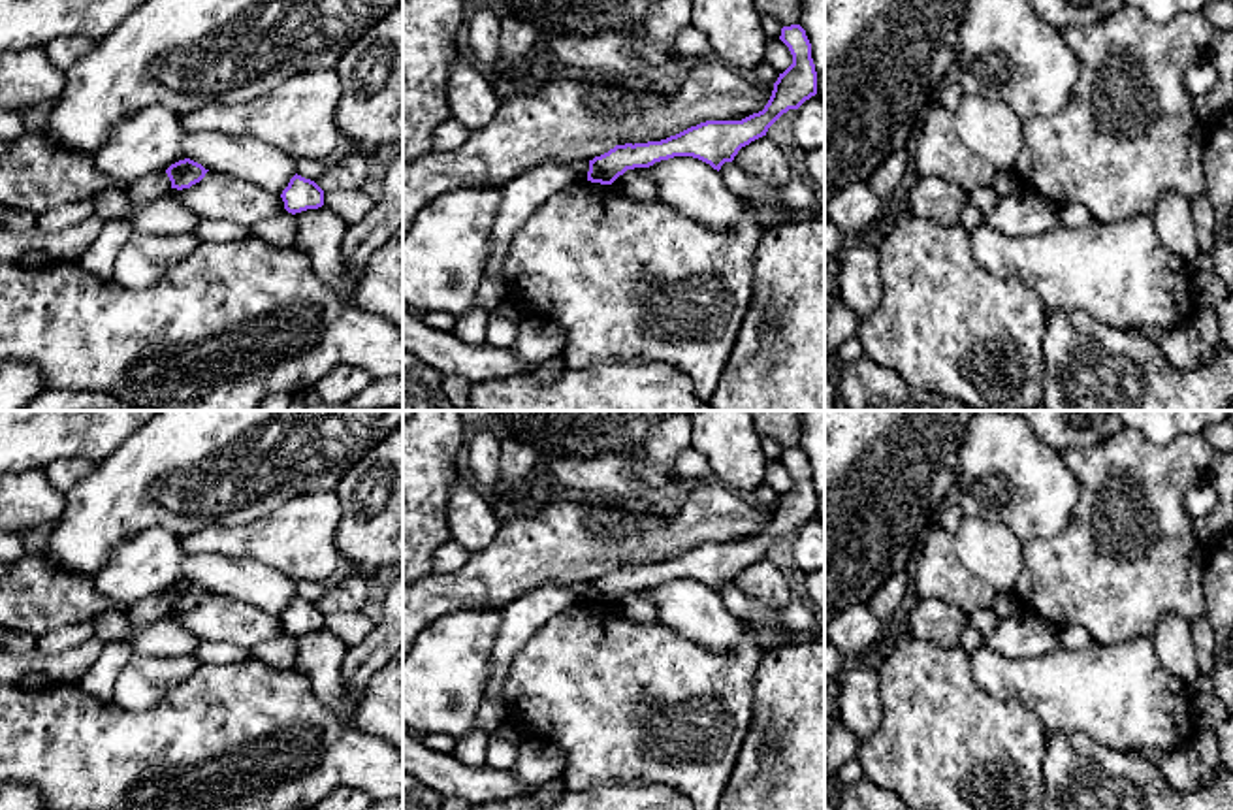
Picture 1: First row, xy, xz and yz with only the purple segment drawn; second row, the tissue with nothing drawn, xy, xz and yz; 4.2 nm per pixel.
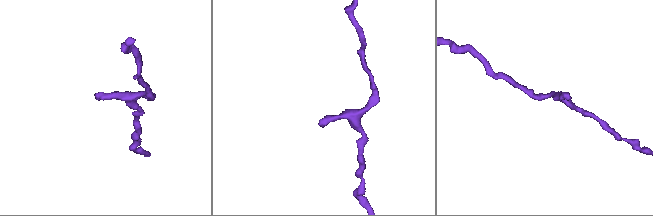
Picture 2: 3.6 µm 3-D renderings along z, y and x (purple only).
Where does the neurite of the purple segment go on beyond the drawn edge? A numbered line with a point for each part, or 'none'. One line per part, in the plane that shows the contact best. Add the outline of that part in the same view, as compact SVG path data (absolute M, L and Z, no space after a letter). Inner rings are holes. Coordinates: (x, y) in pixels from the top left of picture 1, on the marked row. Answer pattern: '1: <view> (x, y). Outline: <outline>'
none

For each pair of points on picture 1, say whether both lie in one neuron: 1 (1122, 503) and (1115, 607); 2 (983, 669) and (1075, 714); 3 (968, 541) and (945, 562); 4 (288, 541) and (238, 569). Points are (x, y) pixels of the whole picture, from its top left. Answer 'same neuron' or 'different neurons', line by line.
1: same neuron
2: same neuron
3: different neurons
4: different neurons

